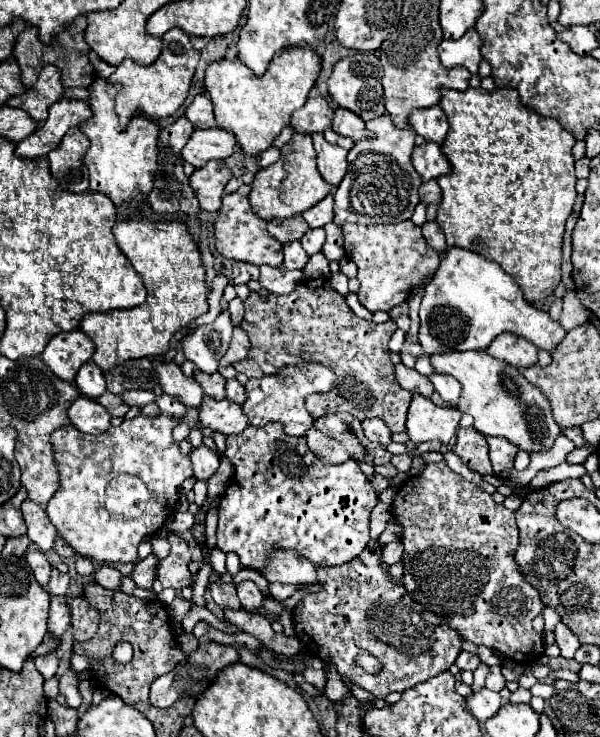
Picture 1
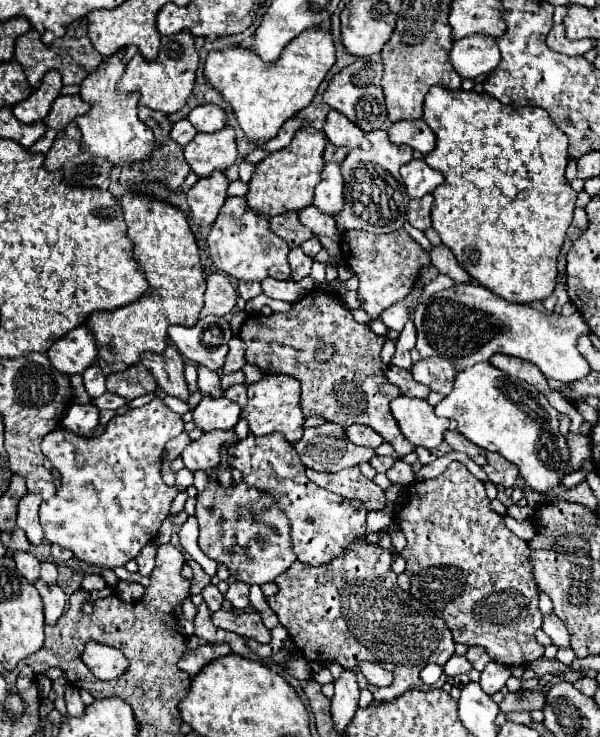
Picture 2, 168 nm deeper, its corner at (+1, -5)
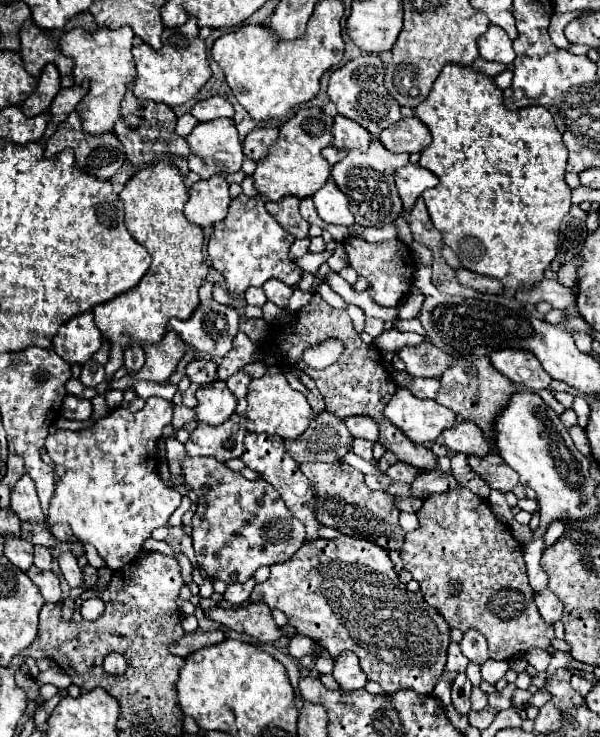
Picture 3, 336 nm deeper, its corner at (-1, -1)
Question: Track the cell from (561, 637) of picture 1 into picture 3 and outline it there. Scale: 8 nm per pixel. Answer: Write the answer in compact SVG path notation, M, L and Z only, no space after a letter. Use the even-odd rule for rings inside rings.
M549 589L541 591L541 593L535 593L535 603L537 603L537 609L539 609L541 617L549 625L553 625L555 621L561 621L563 605L561 605L561 601L559 601L559 597L555 593L551 593Z

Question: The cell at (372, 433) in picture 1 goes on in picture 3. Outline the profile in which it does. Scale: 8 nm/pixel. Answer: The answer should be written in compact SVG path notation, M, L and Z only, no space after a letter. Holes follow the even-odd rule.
M363 415L347 417L345 425L353 437L361 437L367 441L379 441L379 427L371 417L363 417Z

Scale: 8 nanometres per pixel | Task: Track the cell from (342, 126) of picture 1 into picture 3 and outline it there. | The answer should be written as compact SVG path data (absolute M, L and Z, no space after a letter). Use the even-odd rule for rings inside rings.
M343 115L335 117L331 133L333 133L333 147L339 147L339 149L365 151L371 141L371 135L359 123L355 123Z

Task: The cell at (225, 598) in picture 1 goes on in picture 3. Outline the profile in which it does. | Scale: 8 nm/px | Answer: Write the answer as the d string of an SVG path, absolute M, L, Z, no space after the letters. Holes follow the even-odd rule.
M197 569L193 571L193 581L199 585L199 595L201 595L201 597L211 597L211 595L215 593L215 591L213 591L213 583L211 583L209 579L203 579Z

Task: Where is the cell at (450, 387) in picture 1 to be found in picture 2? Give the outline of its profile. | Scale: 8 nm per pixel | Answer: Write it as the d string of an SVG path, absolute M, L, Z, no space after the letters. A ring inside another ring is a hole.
M429 357L429 359L419 359L411 367L411 375L417 383L427 385L431 391L439 391L443 395L449 395L453 389L455 381L455 367L441 359L441 357Z

